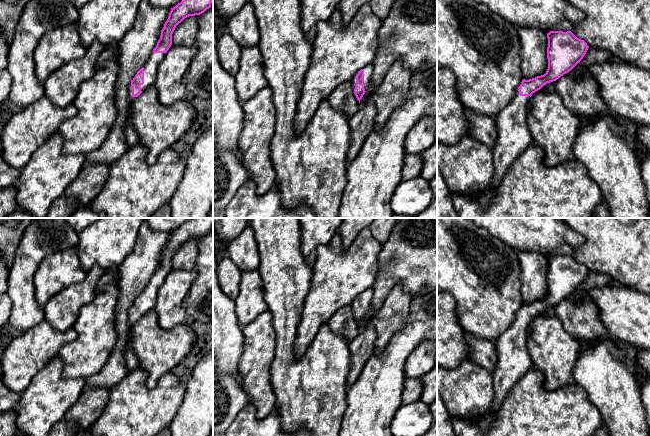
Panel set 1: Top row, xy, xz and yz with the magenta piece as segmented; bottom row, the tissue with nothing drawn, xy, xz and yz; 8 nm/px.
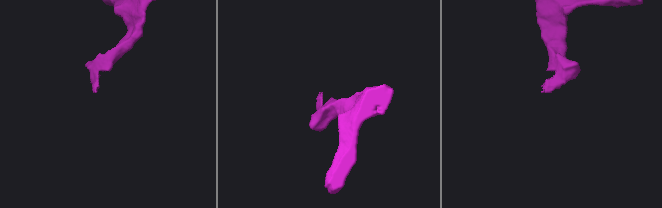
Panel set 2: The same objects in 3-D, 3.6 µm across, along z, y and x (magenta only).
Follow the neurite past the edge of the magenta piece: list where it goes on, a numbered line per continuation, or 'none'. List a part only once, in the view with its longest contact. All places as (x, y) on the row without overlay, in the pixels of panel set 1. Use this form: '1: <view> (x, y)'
1: xy (150, 291)

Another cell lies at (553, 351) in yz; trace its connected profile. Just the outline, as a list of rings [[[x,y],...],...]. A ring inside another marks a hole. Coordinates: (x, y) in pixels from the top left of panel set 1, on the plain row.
[[[556,316],[533,317],[526,331],[526,345],[532,365],[544,376],[545,389],[553,391],[575,383],[573,370],[581,346]]]

